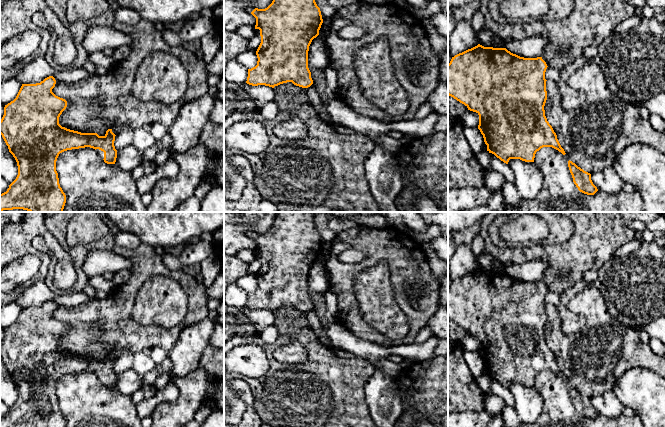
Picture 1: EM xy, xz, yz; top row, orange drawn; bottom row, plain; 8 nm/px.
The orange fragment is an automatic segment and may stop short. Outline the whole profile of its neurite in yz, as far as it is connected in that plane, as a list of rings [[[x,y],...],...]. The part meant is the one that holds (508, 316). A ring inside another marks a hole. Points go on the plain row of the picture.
[[[480,268],[455,279],[448,288],[448,319],[479,339],[478,353],[483,359],[487,375],[506,388],[510,383],[534,386],[536,376],[543,371],[552,371],[566,378],[545,340],[547,291],[542,281],[524,282],[506,272],[484,271]]]

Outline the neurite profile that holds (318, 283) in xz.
[[[321,260],[314,262],[309,270],[308,275],[308,292],[311,297],[317,297],[320,301],[318,315],[324,318],[326,304],[324,301],[324,293],[329,288],[329,282],[325,273],[325,266]]]

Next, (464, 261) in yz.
[[[460,244],[456,246],[455,254],[450,262],[449,277],[452,281],[478,269],[476,256],[471,245]]]

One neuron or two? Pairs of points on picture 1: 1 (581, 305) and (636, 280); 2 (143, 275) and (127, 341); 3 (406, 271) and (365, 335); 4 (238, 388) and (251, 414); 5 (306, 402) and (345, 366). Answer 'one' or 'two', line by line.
1: two
2: one
3: one
4: one
5: one

